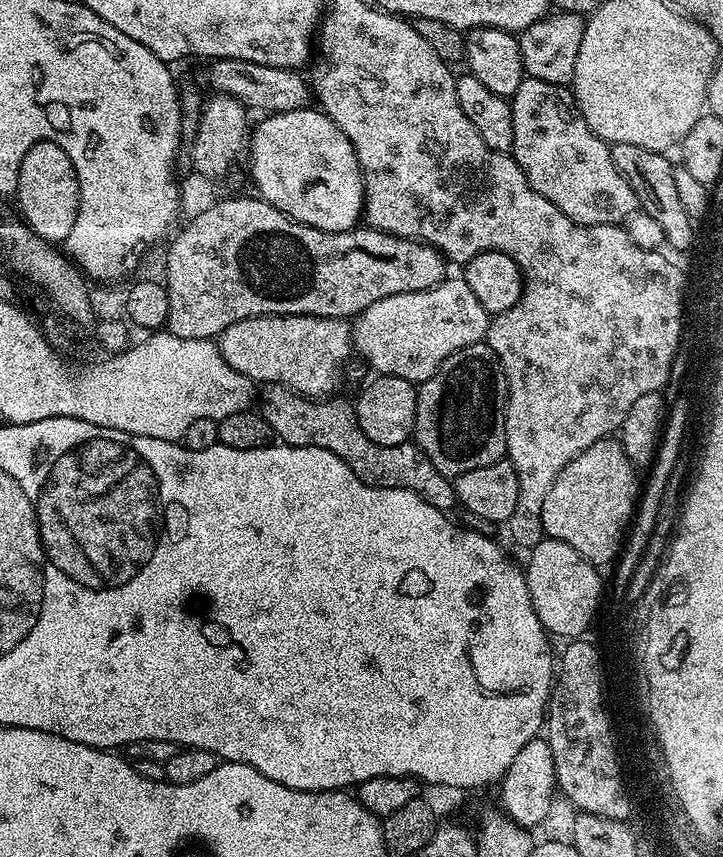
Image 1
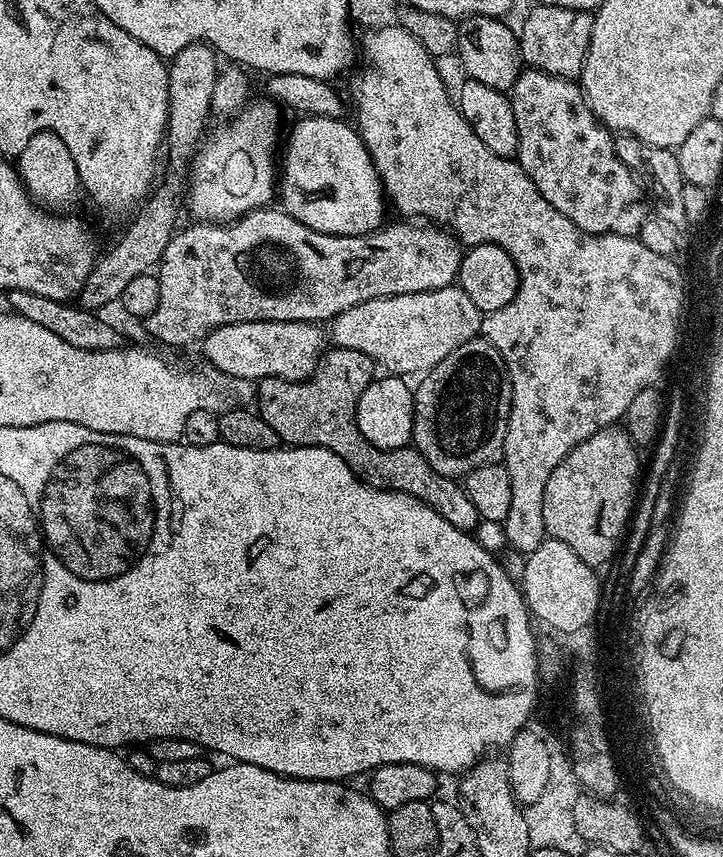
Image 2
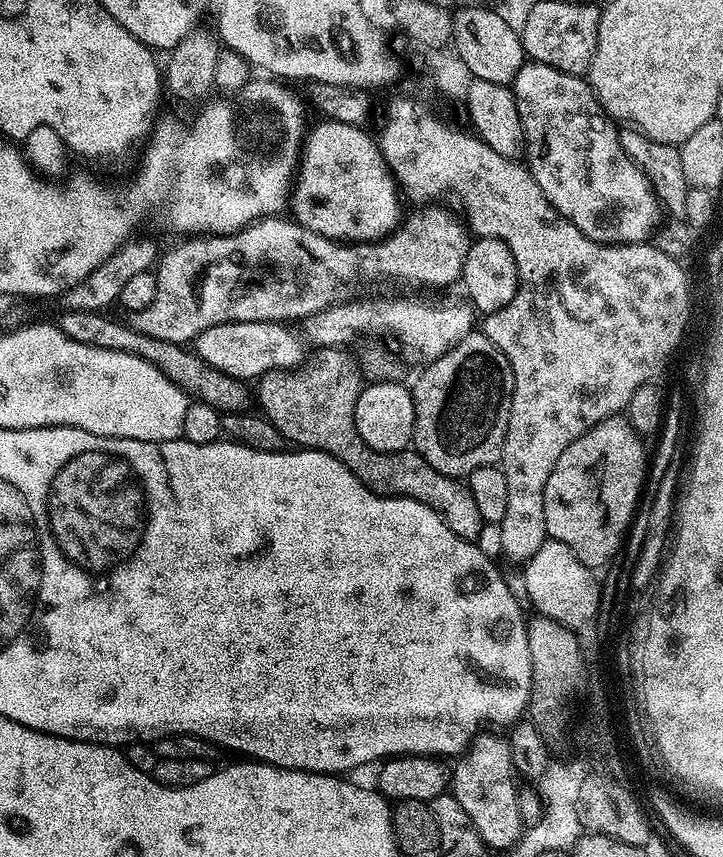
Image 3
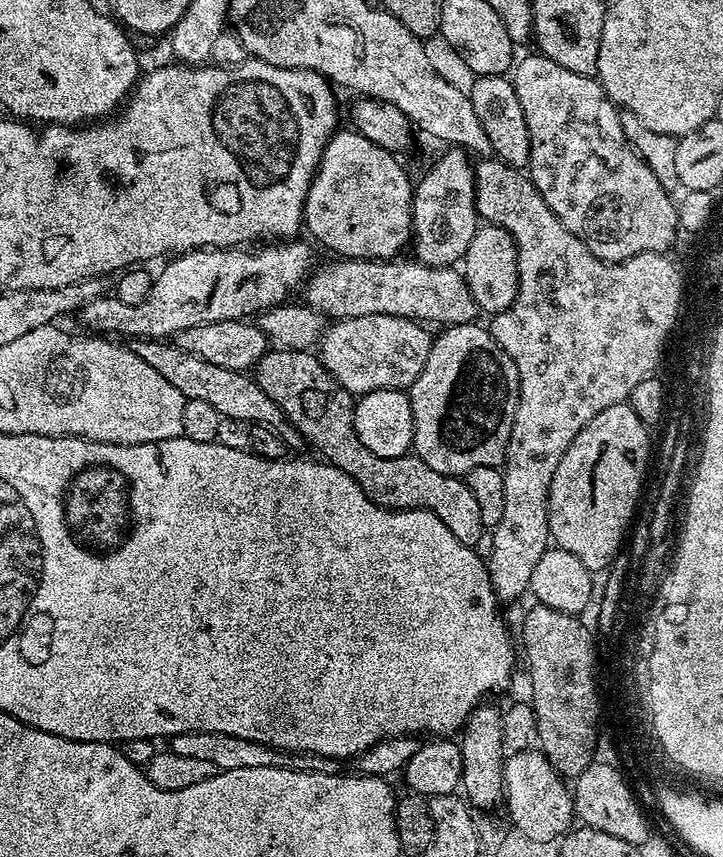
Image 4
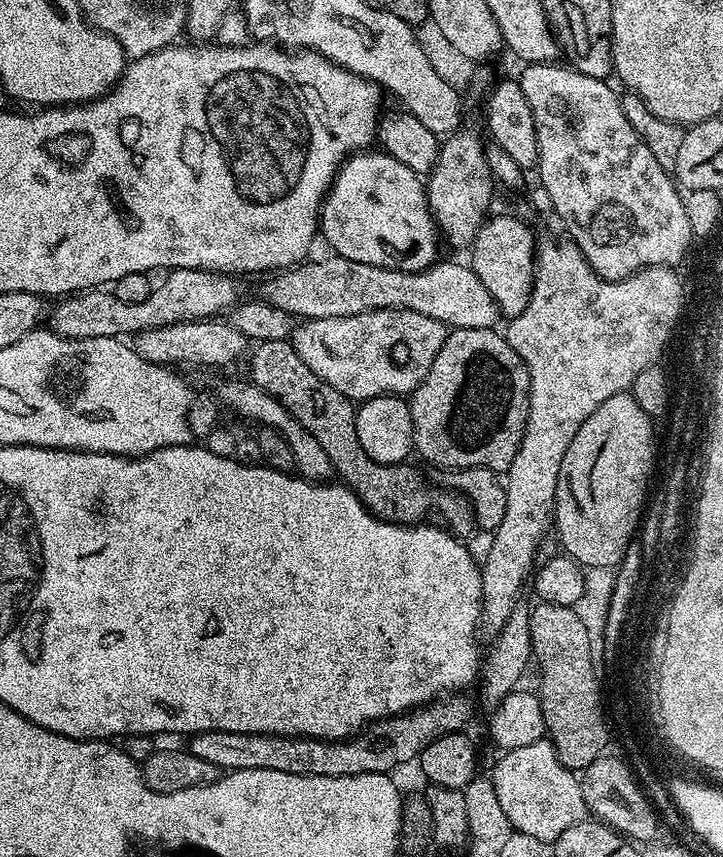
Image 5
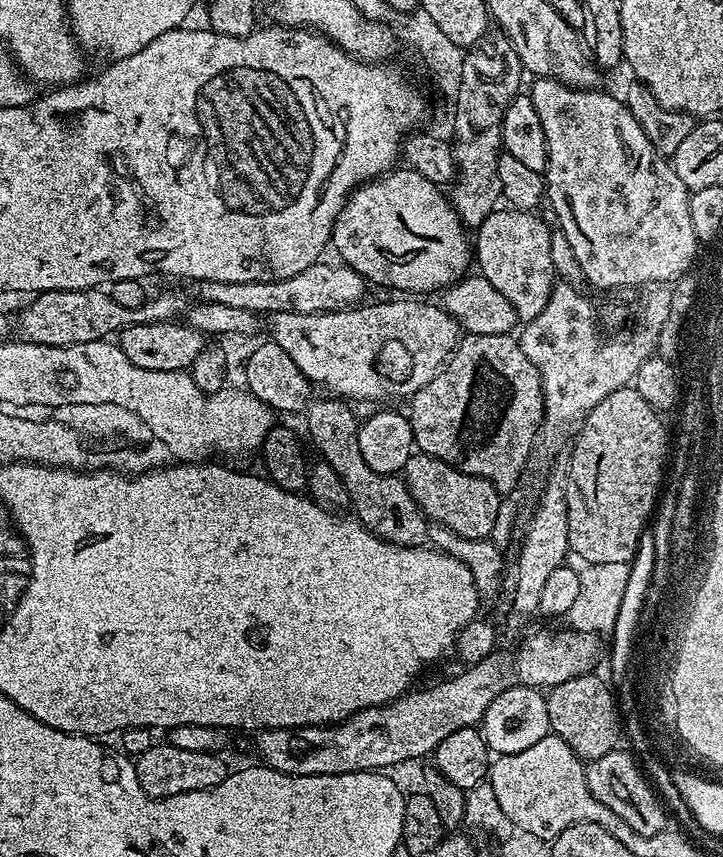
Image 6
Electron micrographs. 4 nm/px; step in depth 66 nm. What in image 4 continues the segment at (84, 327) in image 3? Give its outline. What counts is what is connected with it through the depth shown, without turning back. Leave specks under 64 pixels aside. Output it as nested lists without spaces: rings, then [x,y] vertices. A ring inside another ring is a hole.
[[[133,339],[128,346],[138,354],[148,366],[154,367],[166,382],[170,382],[187,400],[207,402],[227,421],[246,422],[249,425],[266,425],[274,430],[289,450],[305,447],[306,441],[299,430],[285,418],[285,412],[260,386],[249,373],[223,369],[210,362],[203,362],[177,347],[175,343],[159,340]]]

